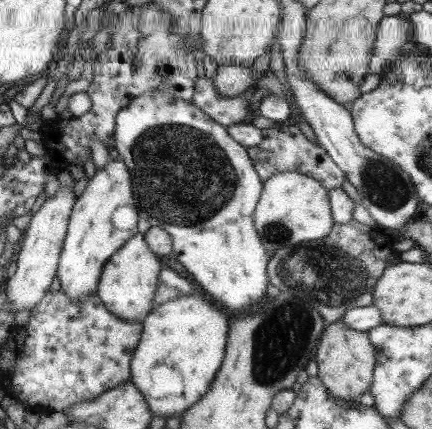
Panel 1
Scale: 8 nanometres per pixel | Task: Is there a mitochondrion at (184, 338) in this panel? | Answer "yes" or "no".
no

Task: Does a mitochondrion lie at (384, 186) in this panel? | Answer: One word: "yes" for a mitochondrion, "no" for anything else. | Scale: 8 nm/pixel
yes

